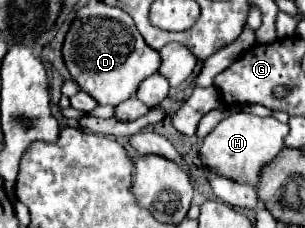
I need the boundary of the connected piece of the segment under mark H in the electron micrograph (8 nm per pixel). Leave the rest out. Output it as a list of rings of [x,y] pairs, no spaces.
[[[237,112],[221,120],[205,138],[199,148],[199,154],[207,168],[219,168],[223,176],[231,176],[233,180],[243,180],[245,184],[257,186],[257,174],[263,164],[279,154],[283,148],[283,138],[287,136],[289,126],[281,124],[273,116],[261,118],[247,112]]]

